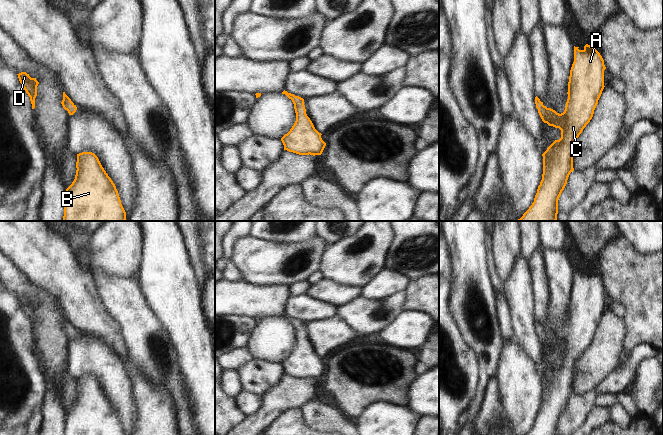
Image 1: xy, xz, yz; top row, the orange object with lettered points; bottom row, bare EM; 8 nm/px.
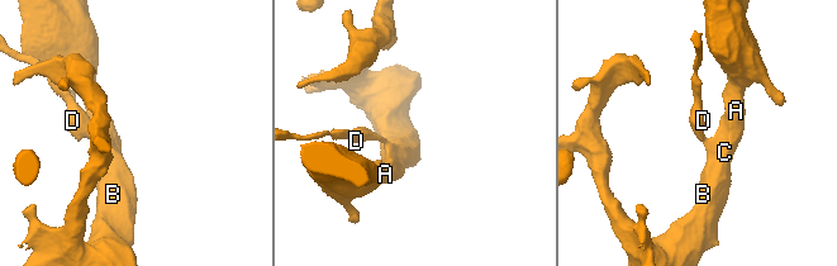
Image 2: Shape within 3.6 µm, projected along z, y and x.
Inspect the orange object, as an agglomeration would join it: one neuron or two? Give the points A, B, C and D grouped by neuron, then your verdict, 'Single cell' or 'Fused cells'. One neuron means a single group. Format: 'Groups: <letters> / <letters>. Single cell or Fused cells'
Groups: A B C D. Single cell

